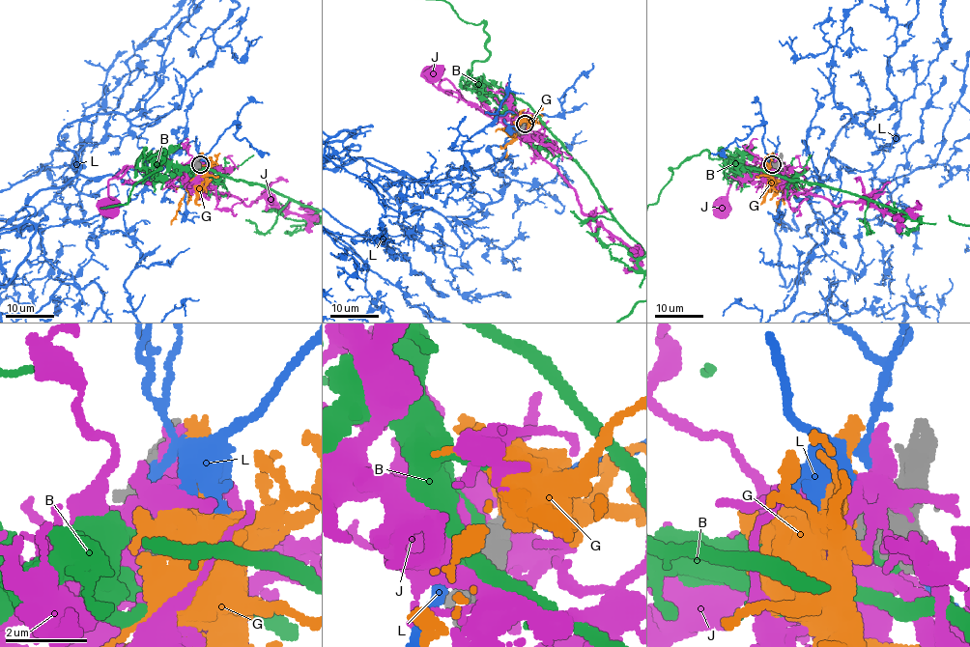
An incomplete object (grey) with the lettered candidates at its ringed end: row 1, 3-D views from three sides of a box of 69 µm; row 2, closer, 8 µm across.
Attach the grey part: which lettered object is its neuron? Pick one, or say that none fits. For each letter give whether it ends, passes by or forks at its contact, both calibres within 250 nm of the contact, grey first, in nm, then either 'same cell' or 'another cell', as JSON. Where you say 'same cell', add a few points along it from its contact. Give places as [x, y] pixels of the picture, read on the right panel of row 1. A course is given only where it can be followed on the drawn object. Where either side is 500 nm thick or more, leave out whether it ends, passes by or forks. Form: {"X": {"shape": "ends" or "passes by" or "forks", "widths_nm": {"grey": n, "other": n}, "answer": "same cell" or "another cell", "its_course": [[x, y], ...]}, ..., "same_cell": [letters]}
{"B": {"widths_nm": {"grey": 650, "other": 380}, "answer": "another cell"}, "G": {"widths_nm": {"grey": 500, "other": 500}, "answer": "same cell", "its_course": [[772, 163], [771, 179], [784, 187], [778, 203], [779, 225]]}, "J": {"widths_nm": {"grey": 550, "other": 480}, "answer": "another cell"}, "L": {"widths_nm": {"grey": 600, "other": 260}, "answer": "another cell"}, "same_cell": ["G"]}

